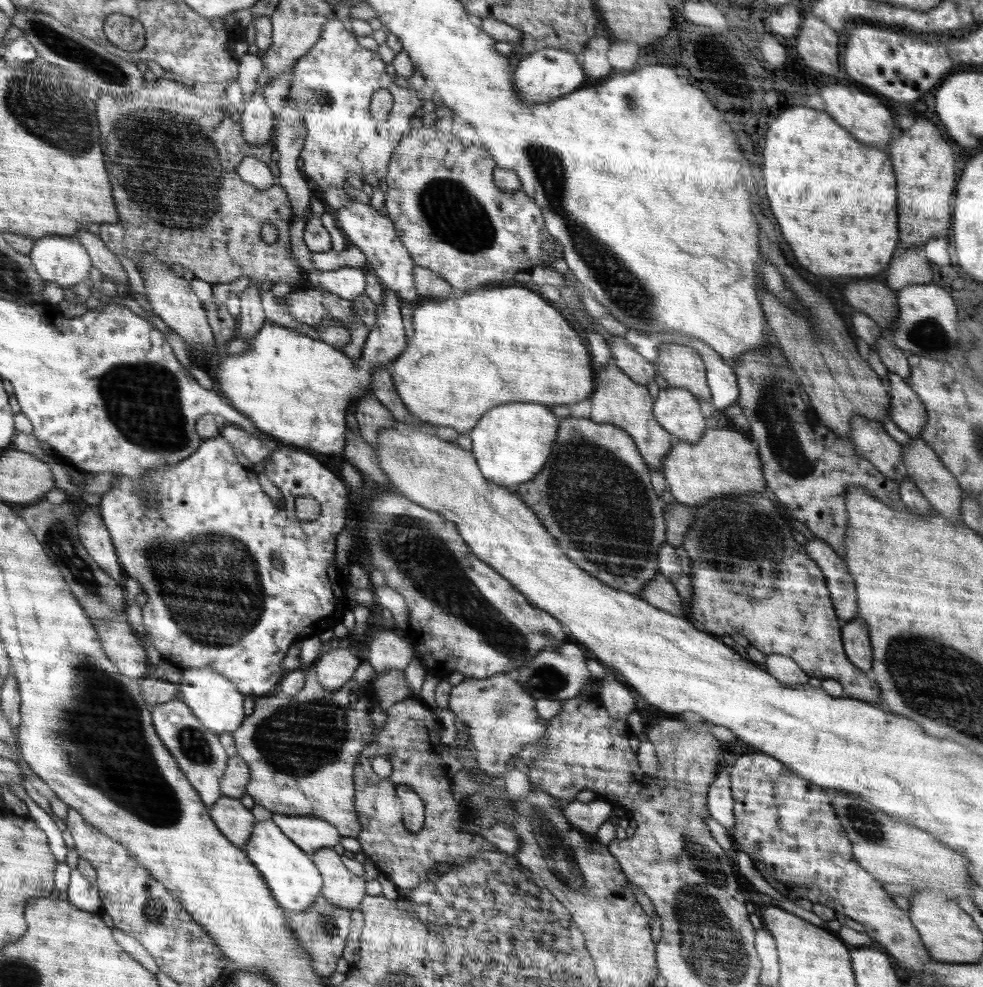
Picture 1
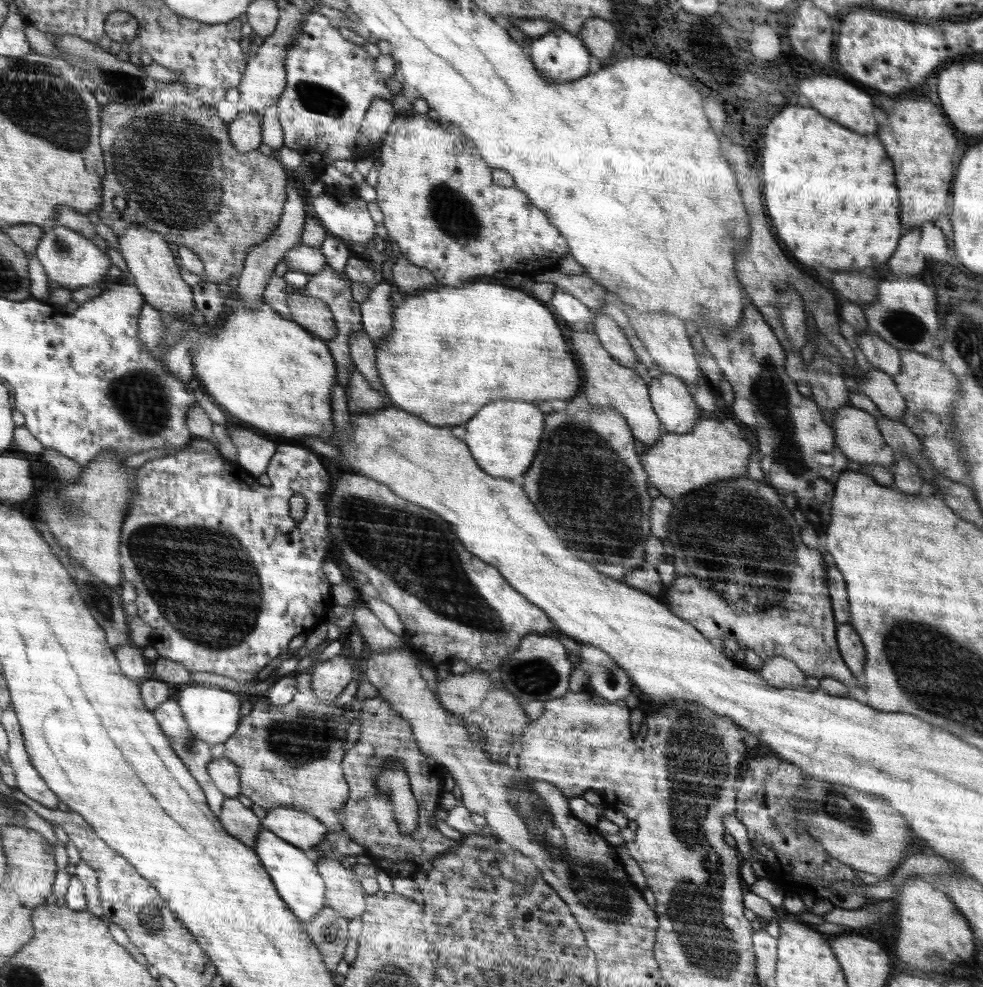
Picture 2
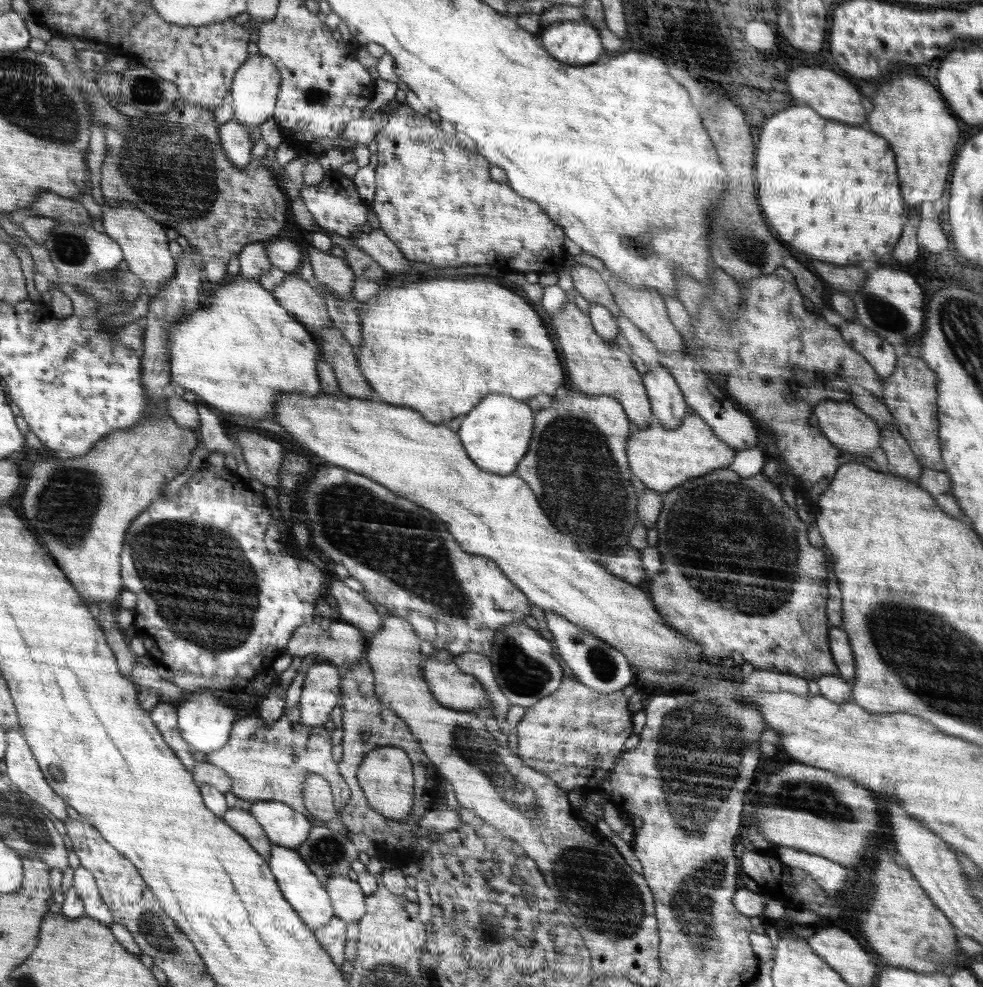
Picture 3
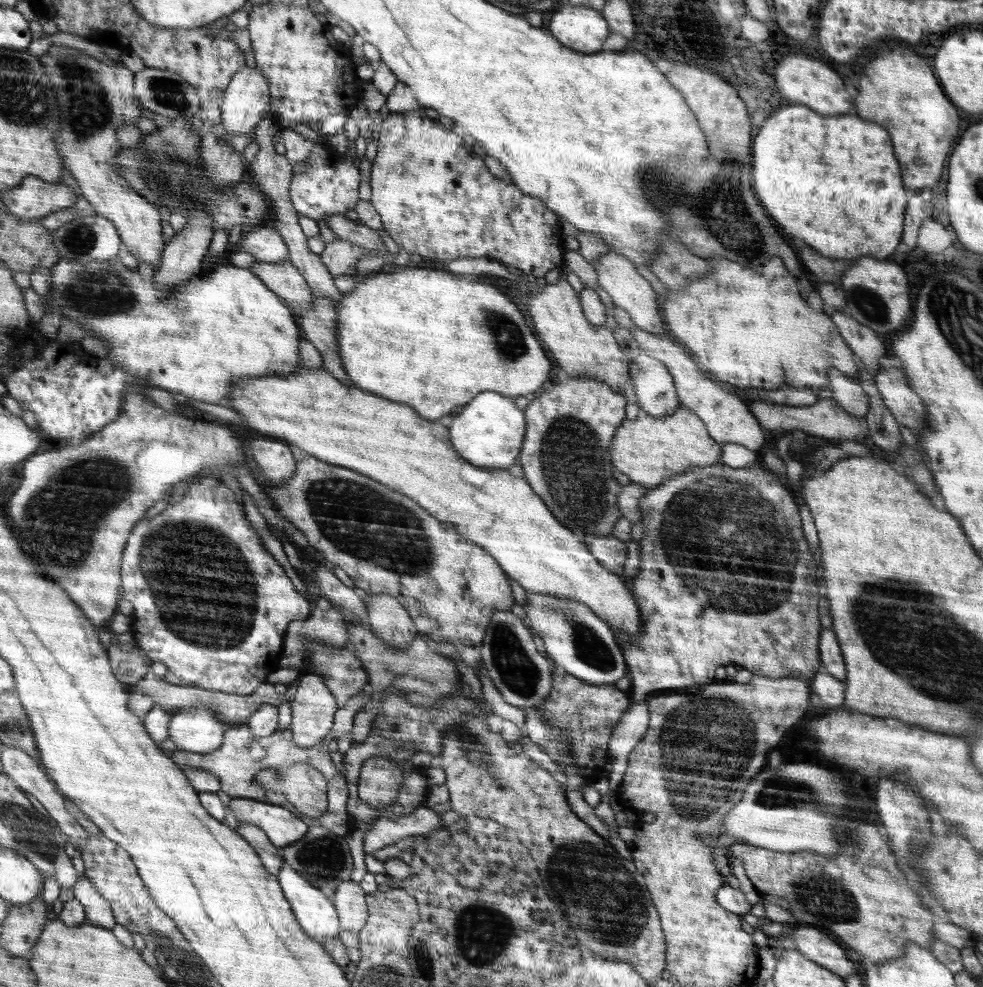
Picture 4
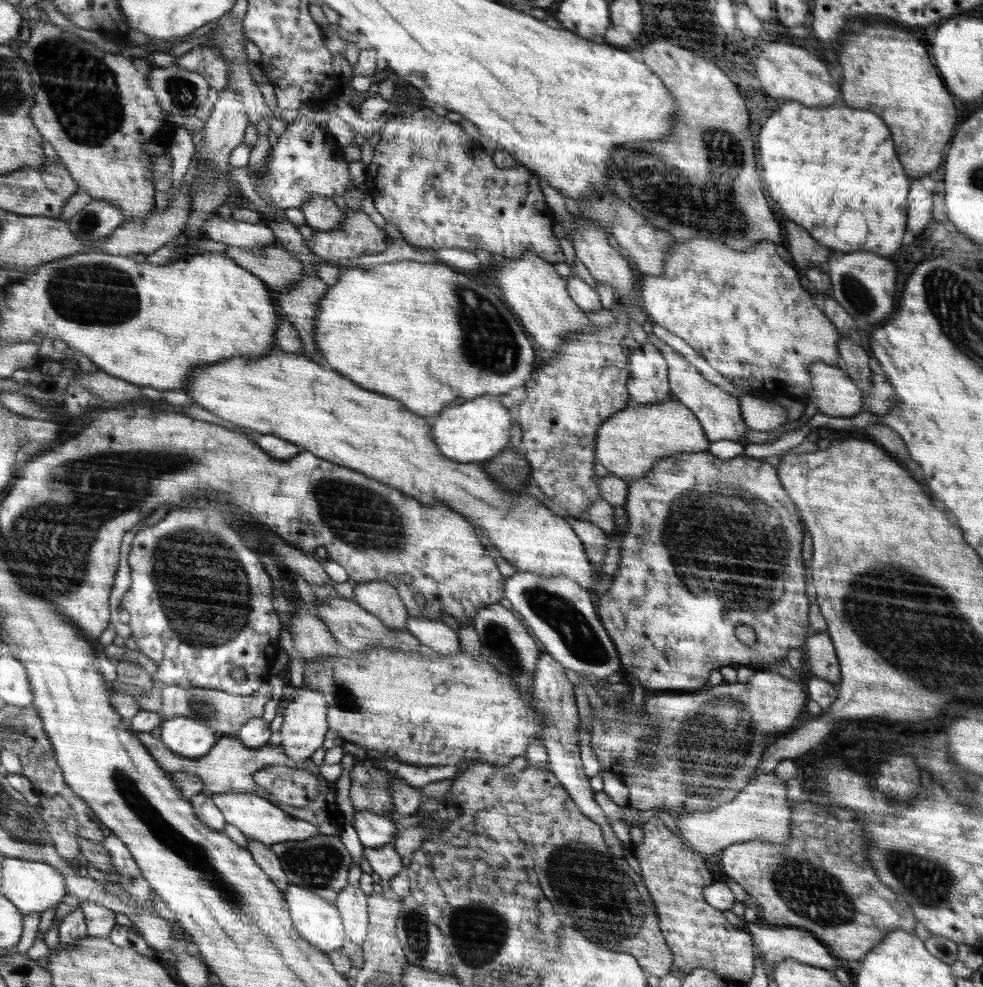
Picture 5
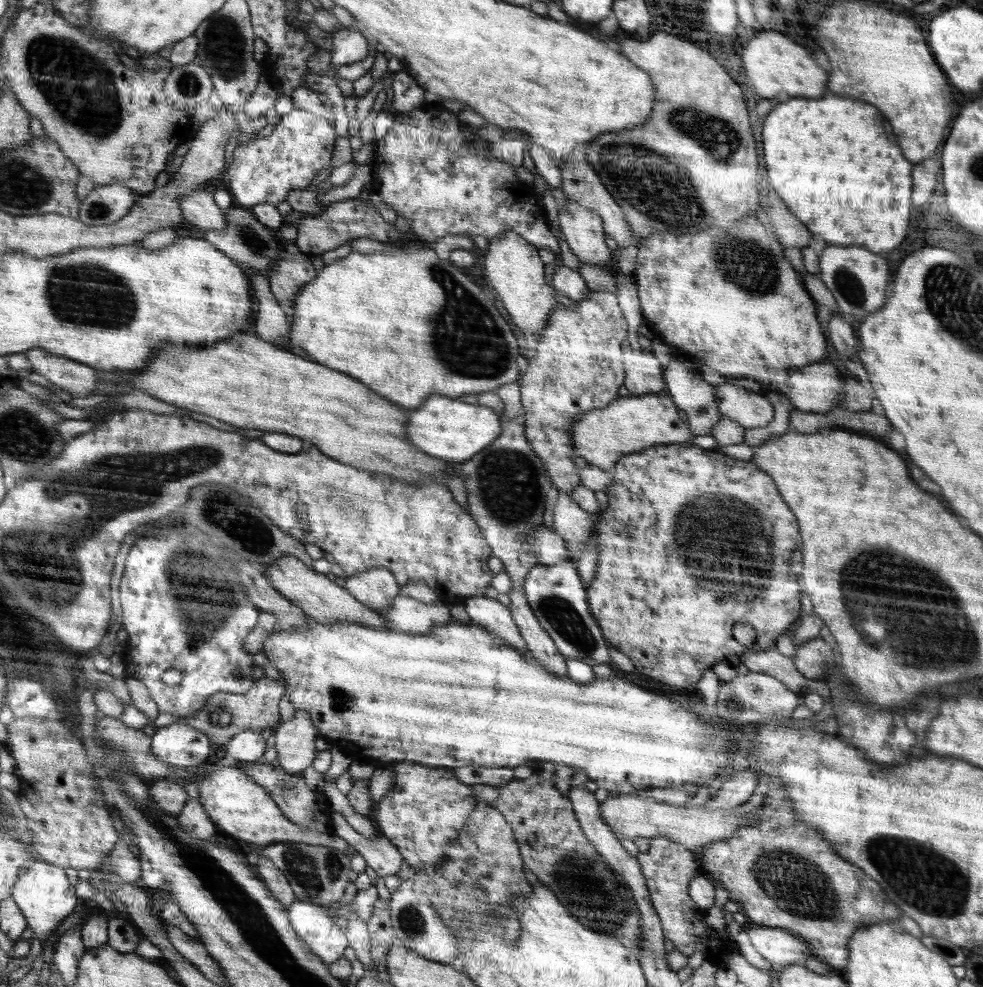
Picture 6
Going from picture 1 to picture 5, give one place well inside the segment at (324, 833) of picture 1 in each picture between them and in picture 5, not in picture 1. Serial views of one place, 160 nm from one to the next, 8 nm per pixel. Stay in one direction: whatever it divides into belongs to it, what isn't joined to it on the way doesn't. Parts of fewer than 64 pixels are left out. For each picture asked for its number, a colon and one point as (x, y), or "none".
2: (299, 828)
3: (284, 826)
4: (282, 826)
5: (259, 819)

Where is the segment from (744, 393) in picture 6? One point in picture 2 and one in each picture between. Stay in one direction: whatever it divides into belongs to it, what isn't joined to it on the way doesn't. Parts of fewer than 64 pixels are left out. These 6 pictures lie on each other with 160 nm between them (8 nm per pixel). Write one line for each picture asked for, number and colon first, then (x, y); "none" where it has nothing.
2: (857, 434)
3: (844, 425)
4: (826, 418)
5: (759, 414)

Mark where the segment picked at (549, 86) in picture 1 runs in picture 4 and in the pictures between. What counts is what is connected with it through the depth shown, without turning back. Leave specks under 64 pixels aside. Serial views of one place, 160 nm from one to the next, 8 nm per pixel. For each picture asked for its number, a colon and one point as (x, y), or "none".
2: (562, 56)
3: (578, 43)
4: (579, 27)

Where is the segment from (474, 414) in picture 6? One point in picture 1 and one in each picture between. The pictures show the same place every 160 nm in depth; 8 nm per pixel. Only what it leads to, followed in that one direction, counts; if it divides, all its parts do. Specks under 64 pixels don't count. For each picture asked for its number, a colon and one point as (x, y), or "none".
1: (512, 442)
2: (503, 437)
3: (496, 434)
4: (489, 431)
5: (479, 430)

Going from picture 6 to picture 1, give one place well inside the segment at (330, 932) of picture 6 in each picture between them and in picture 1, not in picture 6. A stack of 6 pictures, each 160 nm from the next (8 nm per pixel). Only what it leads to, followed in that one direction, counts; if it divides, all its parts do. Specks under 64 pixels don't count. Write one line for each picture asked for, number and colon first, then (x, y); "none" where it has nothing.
1: (294, 879)
2: (296, 876)
3: (301, 887)
4: (317, 916)
5: (317, 920)

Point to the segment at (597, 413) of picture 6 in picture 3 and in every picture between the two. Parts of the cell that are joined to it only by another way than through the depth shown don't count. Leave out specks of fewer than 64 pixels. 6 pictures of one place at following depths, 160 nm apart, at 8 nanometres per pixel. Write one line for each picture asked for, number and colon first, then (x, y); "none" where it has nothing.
3: (662, 458)
4: (649, 449)
5: (629, 444)

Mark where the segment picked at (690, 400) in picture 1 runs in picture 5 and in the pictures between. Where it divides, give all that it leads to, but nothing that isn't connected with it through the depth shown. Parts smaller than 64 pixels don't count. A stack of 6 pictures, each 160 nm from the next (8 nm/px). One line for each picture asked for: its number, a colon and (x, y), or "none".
2: (671, 399)
3: (668, 404)
4: (655, 394)
5: (649, 385)

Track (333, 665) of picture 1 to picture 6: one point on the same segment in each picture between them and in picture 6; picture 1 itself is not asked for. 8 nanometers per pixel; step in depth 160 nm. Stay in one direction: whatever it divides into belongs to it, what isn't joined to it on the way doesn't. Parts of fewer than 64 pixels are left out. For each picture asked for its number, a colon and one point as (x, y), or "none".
2: (328, 680)
3: (321, 688)
4: (313, 708)
5: (305, 722)
6: (294, 741)

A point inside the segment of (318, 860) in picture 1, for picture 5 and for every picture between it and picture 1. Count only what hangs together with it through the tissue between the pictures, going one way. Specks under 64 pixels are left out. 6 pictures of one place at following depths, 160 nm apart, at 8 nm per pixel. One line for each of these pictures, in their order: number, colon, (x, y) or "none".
2: (345, 894)
3: (346, 895)
4: (349, 897)
5: (352, 901)

